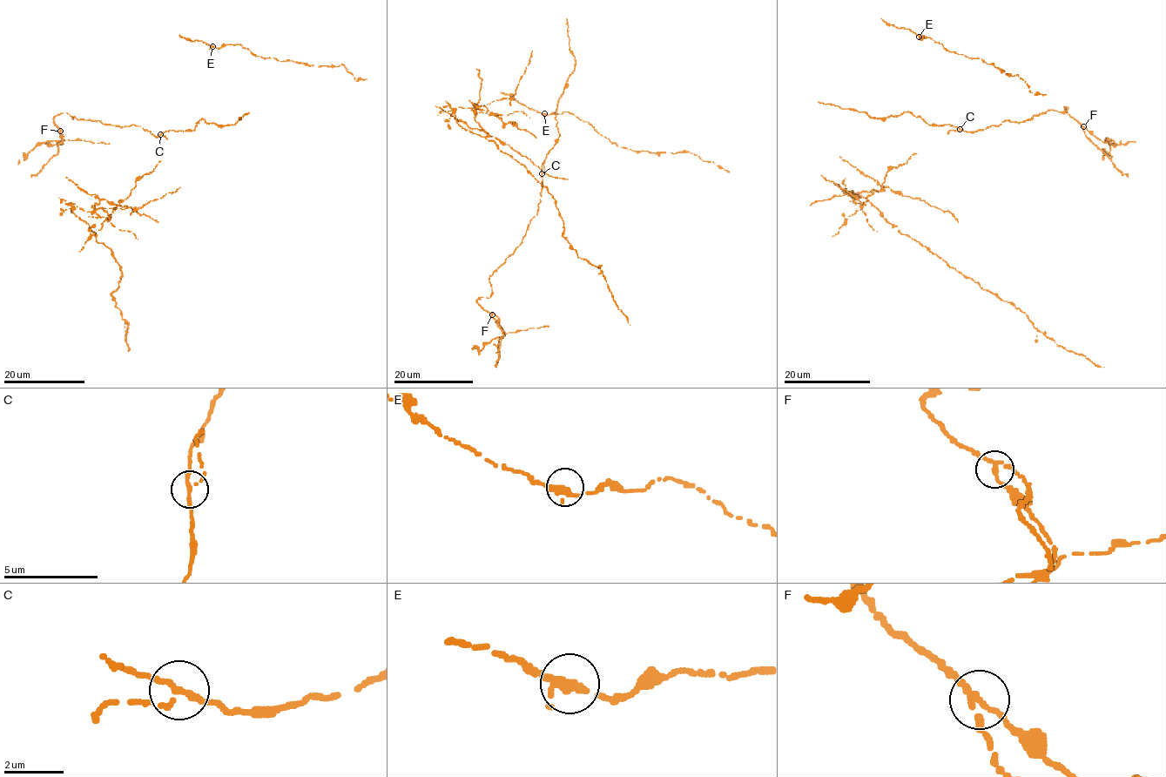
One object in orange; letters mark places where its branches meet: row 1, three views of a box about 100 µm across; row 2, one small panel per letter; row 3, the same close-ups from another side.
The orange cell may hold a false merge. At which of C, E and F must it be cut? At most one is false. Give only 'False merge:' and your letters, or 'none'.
False merge: F

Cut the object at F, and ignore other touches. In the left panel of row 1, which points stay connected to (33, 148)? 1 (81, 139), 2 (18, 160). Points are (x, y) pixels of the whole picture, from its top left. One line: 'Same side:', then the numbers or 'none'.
Same side: 1, 2

